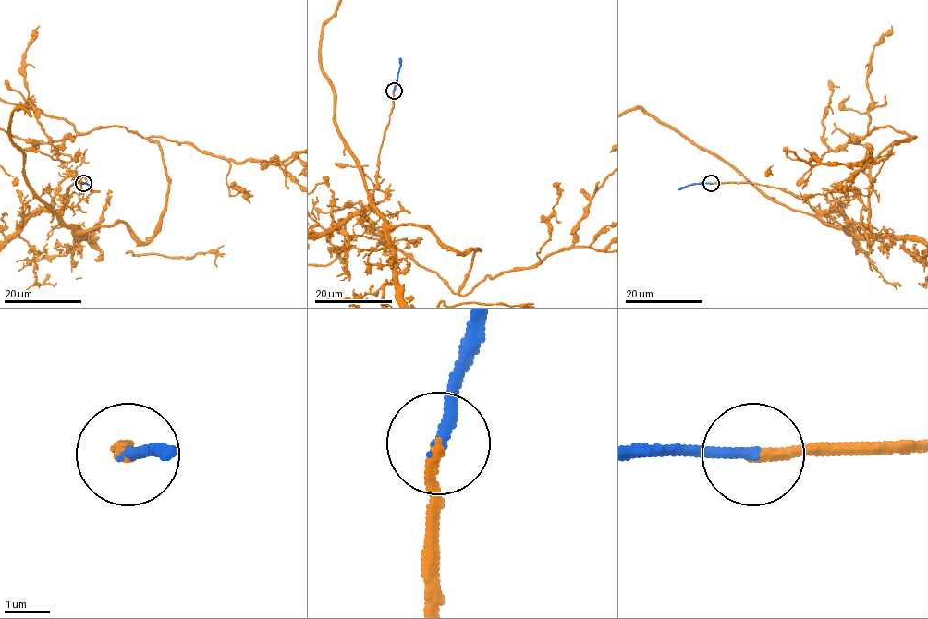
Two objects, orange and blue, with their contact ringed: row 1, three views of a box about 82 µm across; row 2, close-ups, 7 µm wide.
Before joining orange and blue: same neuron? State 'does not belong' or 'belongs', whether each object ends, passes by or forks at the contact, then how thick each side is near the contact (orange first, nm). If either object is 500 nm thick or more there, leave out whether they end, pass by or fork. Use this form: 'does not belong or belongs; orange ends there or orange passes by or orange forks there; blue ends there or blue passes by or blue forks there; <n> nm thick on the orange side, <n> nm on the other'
belongs; orange ends there; blue ends there; 240 nm thick on the orange side, 240 nm on the other

